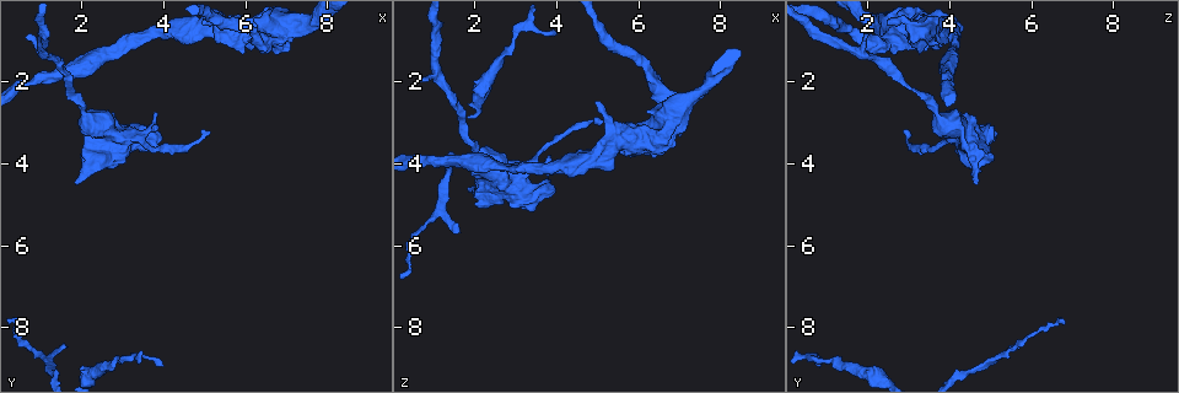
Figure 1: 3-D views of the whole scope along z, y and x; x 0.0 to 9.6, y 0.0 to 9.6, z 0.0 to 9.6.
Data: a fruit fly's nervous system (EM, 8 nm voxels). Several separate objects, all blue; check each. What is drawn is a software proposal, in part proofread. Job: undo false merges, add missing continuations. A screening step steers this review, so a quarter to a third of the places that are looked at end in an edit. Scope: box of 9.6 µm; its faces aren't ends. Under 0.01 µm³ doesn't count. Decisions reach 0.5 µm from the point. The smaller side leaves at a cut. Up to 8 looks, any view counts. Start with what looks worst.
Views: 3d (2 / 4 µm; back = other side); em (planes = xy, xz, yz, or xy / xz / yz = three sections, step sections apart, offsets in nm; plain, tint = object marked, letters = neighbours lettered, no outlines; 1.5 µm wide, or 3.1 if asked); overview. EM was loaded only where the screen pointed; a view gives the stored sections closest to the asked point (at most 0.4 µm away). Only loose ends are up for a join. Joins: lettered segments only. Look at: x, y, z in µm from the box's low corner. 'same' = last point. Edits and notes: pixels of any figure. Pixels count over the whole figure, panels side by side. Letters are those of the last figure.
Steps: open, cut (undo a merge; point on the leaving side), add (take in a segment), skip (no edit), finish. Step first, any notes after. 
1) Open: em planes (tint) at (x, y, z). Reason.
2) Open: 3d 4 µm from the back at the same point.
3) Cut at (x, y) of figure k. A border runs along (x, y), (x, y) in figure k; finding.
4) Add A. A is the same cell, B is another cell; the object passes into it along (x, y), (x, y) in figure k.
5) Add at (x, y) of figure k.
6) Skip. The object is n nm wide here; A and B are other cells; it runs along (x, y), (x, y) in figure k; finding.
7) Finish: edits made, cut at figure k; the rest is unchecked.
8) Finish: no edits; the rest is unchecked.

Open: em yz step 4 (letters) at (0.70, 0.90, 1.95). Tapers out.

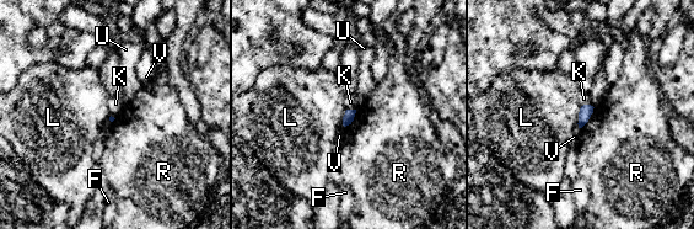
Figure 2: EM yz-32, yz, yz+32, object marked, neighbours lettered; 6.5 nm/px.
Open: em planes (letters) at the same point.

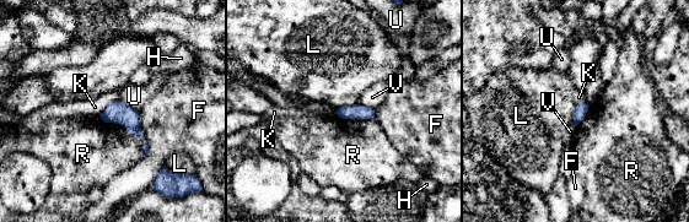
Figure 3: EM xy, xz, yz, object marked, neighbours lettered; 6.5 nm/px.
Skip. F, H, K, L, R, U and V are other cells; no lettered segment goes on from it.

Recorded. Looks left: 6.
Open: em xy step 8 (letters) at (1.70, 8.50, 5.70). Branch stops here.

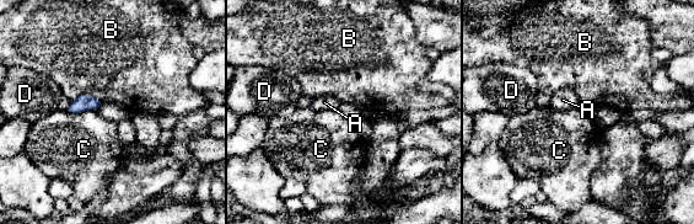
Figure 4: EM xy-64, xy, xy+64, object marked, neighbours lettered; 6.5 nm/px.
Open: em planes (letters) at the same point.

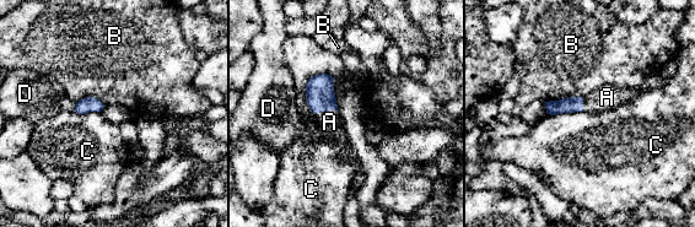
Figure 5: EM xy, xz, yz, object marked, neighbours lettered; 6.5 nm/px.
Add A. The object is 100 nm wide here; A is the same cell, B, C and D are other cells; the object passes into it along (319, 91), (326, 111), (329, 122) in figure 5; it goes on there.

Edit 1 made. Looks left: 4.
Open: overview.

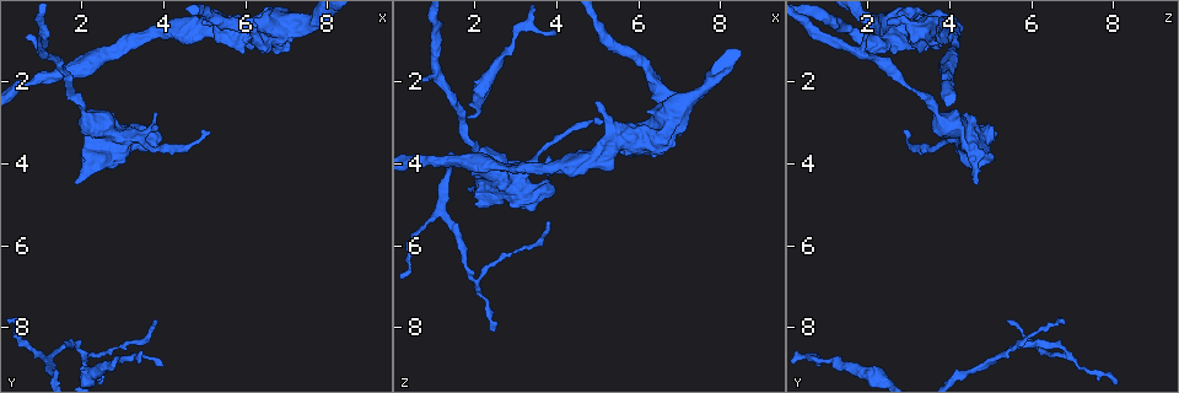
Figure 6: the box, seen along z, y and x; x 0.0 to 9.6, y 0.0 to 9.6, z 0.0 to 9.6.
Open: 3d 2 µm at (2.95, 8.80, 0.90). Sudden change in width.

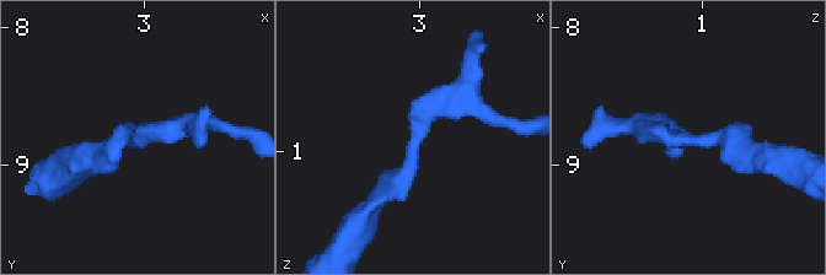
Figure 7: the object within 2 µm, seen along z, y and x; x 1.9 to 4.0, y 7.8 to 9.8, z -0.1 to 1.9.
Open: em planes (letters) at (2.96, 8.80, 0.94). Now the EM.

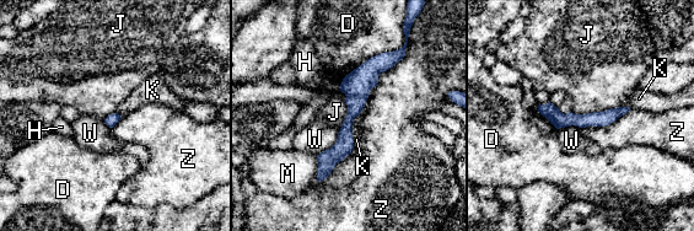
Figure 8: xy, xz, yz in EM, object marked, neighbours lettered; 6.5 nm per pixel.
Skip. The object is 80 nm wide here; D, H, J, K, M, W and Z are other cells; a border runs along (619, 106), (601, 112), (570, 111) in figure 8; one neuron here.

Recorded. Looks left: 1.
Finish: edits made, add at figure 5; the rest is unchecked.

